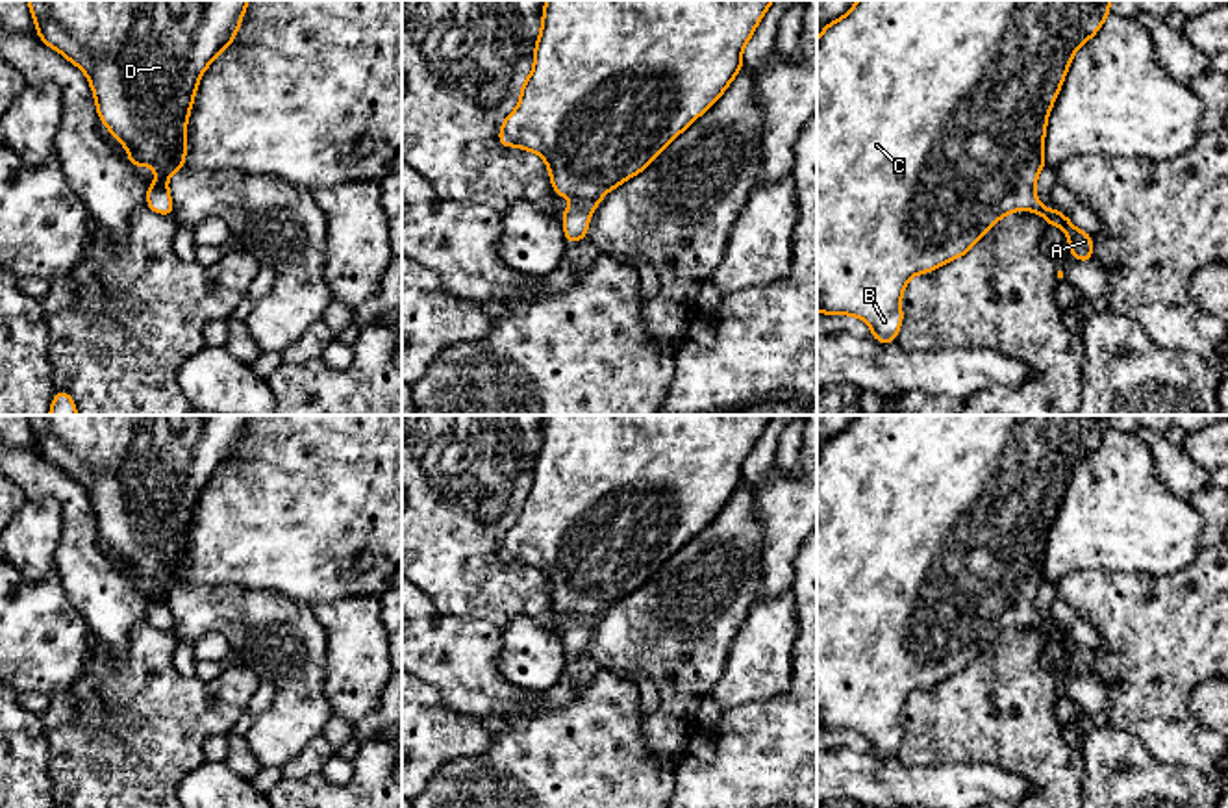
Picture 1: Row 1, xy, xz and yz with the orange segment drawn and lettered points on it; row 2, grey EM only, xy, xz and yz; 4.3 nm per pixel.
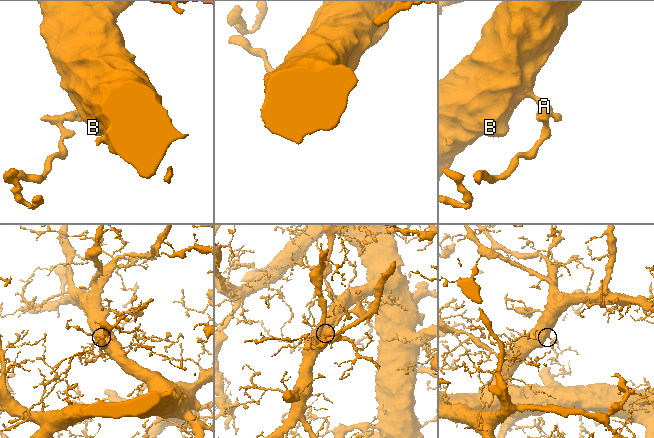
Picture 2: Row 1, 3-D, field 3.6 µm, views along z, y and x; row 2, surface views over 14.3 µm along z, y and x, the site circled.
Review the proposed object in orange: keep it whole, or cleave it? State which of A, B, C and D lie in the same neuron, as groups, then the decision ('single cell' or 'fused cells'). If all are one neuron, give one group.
A B C D; single cell

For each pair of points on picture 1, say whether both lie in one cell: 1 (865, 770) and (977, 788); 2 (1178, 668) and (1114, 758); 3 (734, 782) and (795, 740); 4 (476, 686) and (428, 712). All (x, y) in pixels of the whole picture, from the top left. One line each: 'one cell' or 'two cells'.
1: one cell
2: two cells
3: one cell
4: two cells

